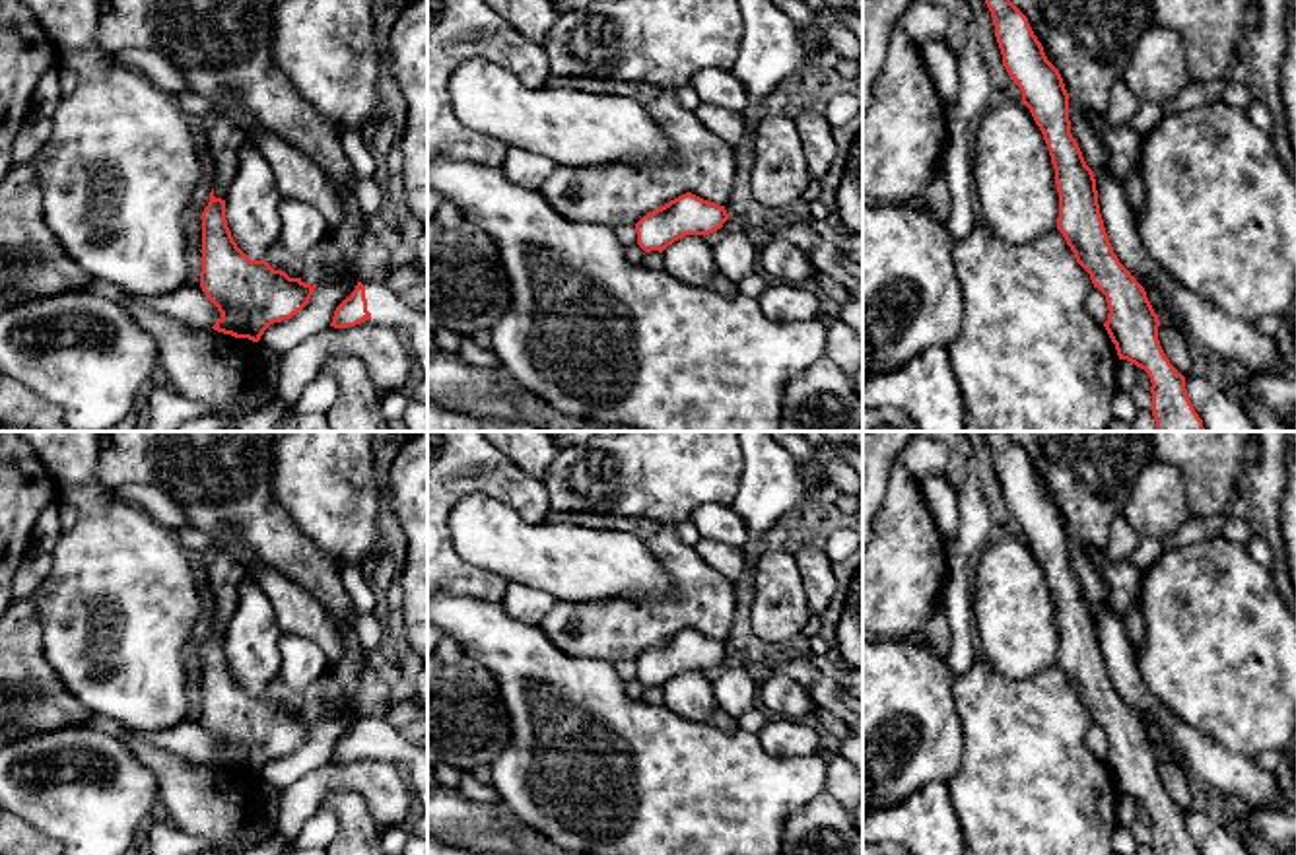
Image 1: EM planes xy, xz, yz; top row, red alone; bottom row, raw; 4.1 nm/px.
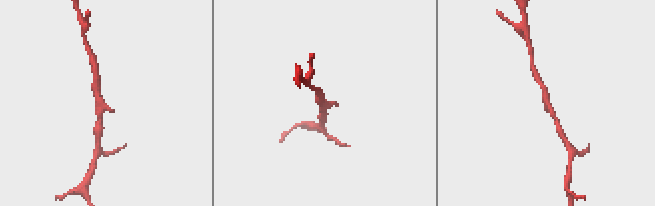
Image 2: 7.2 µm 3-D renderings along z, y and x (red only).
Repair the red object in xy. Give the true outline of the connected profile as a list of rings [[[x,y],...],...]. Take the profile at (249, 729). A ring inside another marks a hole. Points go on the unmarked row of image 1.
[[[214,624],[210,628],[210,637],[202,647],[200,688],[200,723],[222,748],[212,764],[235,773],[258,777],[270,760],[297,750],[309,738],[317,723],[305,719],[301,713],[290,713],[286,707],[274,705],[266,696],[251,696],[233,676],[225,655],[225,635],[216,633]]]

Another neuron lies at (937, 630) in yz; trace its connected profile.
[[[944,597],[938,600],[935,612],[923,628],[925,645],[938,655],[940,659],[948,659],[952,647],[950,624],[946,620]]]

